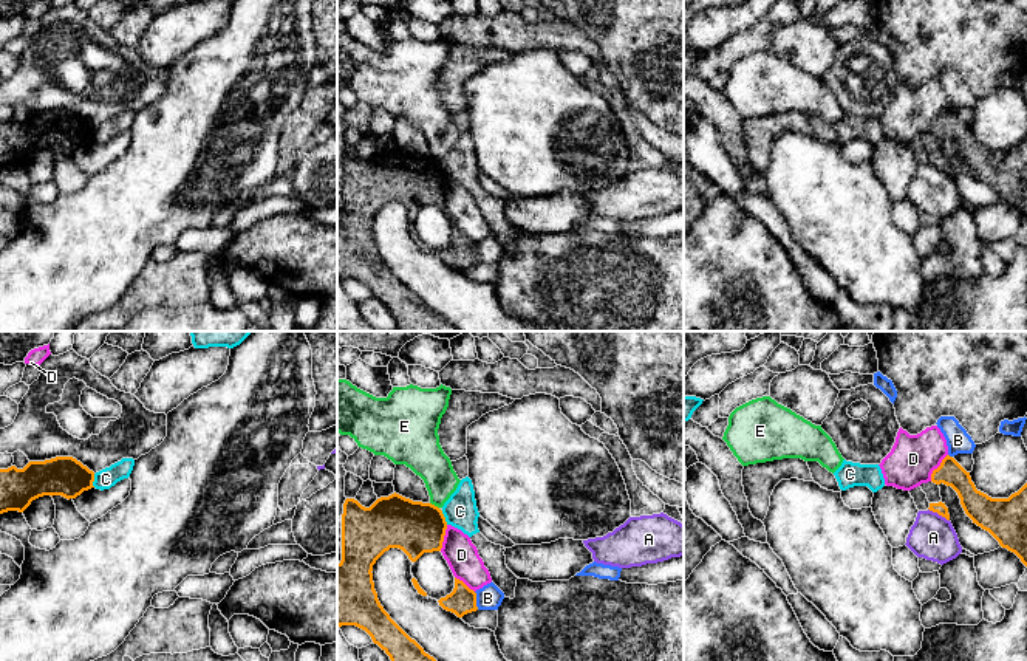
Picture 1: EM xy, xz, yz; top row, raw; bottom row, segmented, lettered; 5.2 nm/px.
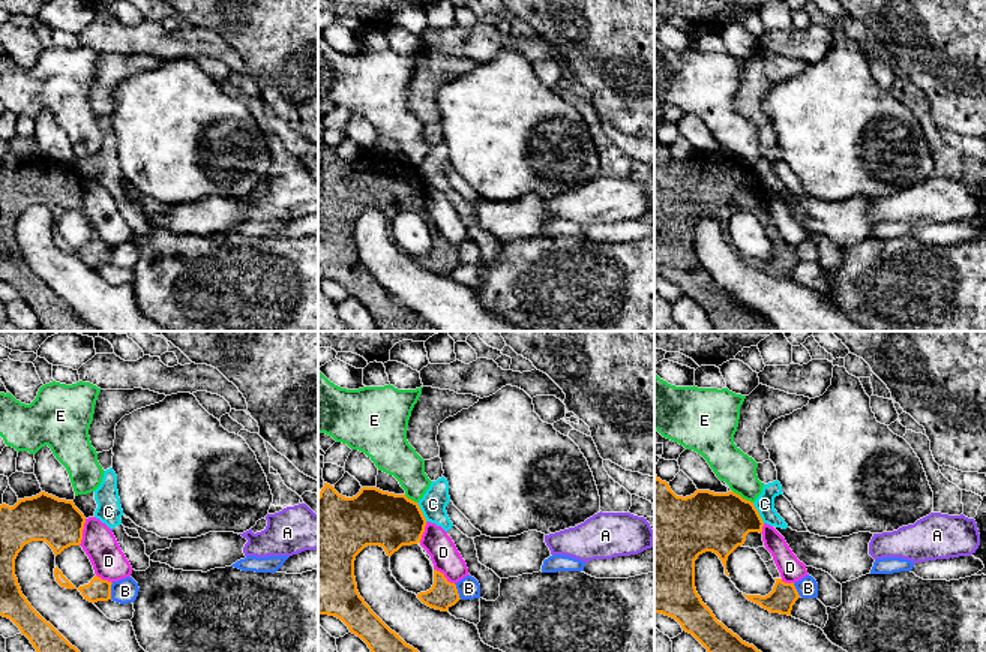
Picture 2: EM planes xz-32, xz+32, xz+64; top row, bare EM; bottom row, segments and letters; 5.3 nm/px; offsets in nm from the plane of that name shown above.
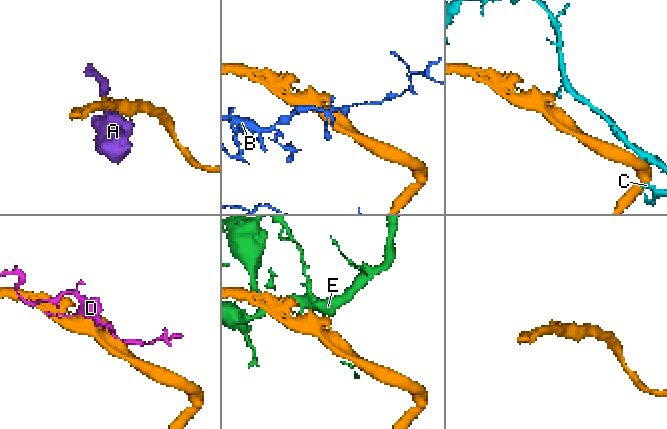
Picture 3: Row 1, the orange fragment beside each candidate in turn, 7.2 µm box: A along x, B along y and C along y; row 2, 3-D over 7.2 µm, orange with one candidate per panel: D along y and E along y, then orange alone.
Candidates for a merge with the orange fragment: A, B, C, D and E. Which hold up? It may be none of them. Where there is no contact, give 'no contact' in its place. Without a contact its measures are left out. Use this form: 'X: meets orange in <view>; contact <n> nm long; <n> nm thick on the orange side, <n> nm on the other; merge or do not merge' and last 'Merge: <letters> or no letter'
A: meets orange in yz; contact 130 nm long; 60 nm thick on the orange side, 240 nm on the other; do not merge
B: meets orange in xz; contact 100 nm long; 140 nm thick on the orange side, 130 nm on the other; do not merge
C: meets orange in xy; contact 70 nm long; 200 nm thick on the orange side, 100 nm on the other; do not merge
D: meets orange in yz; contact 170 nm long; 140 nm thick on the orange side, 240 nm on the other; do not merge
E: meets orange in xz; contact 60 nm long; 280 nm thick on the orange side, 190 nm on the other; do not merge
Merge: no letter

